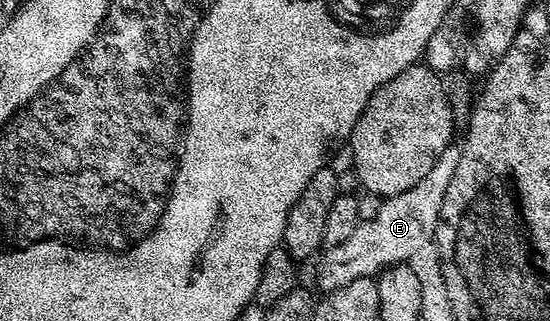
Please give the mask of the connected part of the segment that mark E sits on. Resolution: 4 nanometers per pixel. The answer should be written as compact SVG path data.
M450 144L440 155L440 159L436 159L436 167L432 167L432 171L428 171L428 175L420 179L416 187L395 197L385 198L380 211L376 211L372 219L359 221L352 235L344 239L344 243L329 246L317 258L318 274L315 275L314 281L322 288L321 292L327 294L340 287L348 287L352 279L377 278L389 265L406 263L417 248L431 244L438 226L440 203L444 203L448 183L452 183L452 175L456 175L456 163L460 163L461 154L461 144Z

